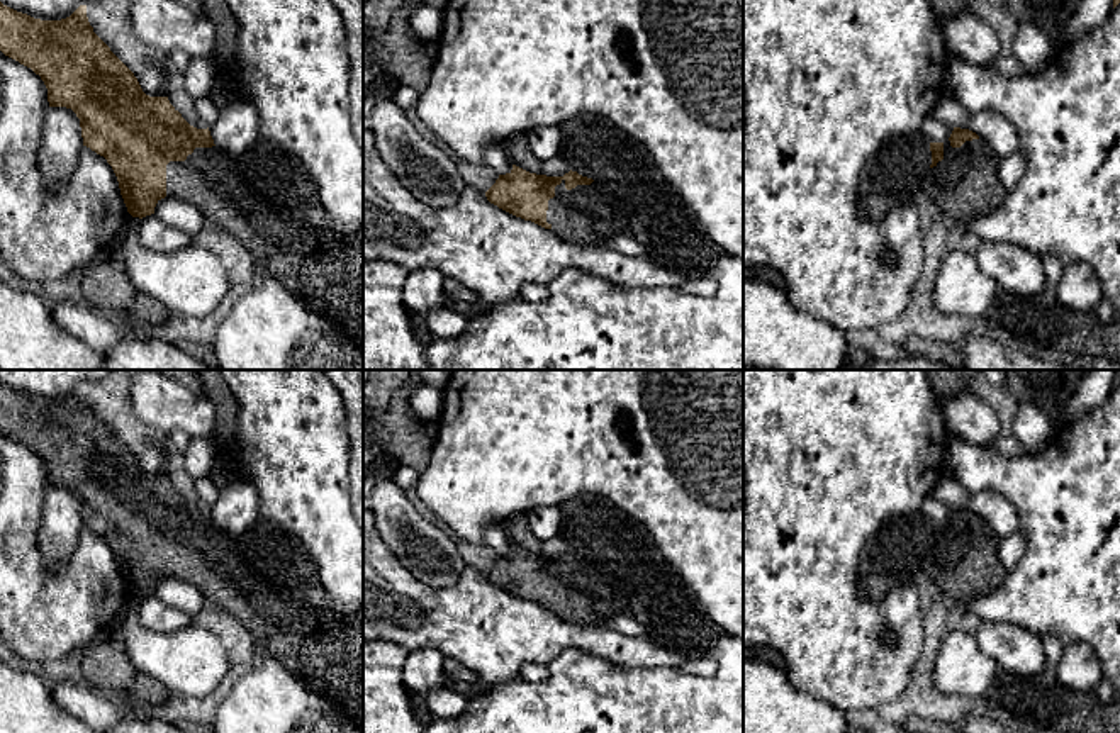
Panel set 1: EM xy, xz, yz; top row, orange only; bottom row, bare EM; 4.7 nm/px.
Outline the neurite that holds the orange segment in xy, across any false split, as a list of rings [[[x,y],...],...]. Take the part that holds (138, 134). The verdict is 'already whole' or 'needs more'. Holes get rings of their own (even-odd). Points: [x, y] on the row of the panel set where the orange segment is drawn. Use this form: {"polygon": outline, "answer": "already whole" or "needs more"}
{"polygon": [[[0,2],[0,51],[41,76],[48,88],[49,107],[66,107],[76,114],[83,146],[104,156],[112,166],[132,217],[154,214],[156,204],[165,197],[190,202],[209,226],[236,238],[251,253],[263,278],[280,282],[363,351],[363,227],[341,224],[321,207],[317,185],[300,159],[261,137],[243,153],[217,148],[209,127],[190,126],[168,97],[149,97],[143,92],[134,73],[93,32],[87,5],[80,5],[66,19],[41,20]]], "answer": "needs more"}

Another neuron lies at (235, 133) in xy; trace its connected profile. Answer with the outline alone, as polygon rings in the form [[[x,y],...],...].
[[[231,102],[219,110],[219,119],[209,131],[217,148],[243,153],[260,139],[258,110],[253,102]]]

